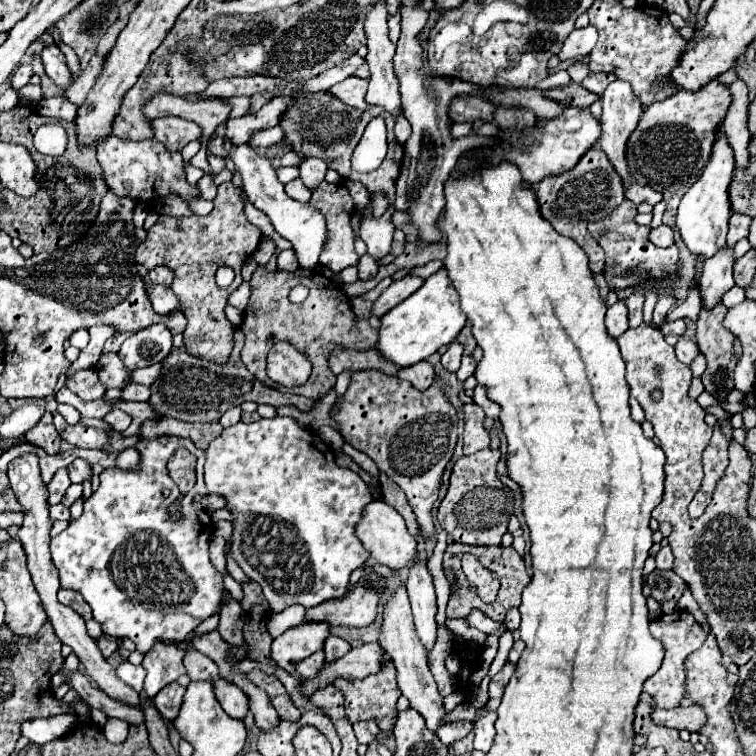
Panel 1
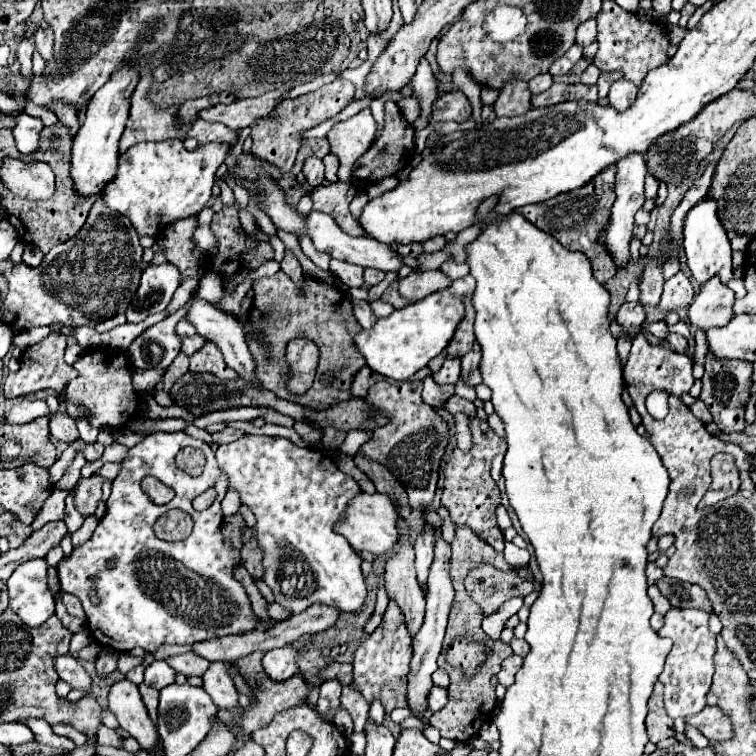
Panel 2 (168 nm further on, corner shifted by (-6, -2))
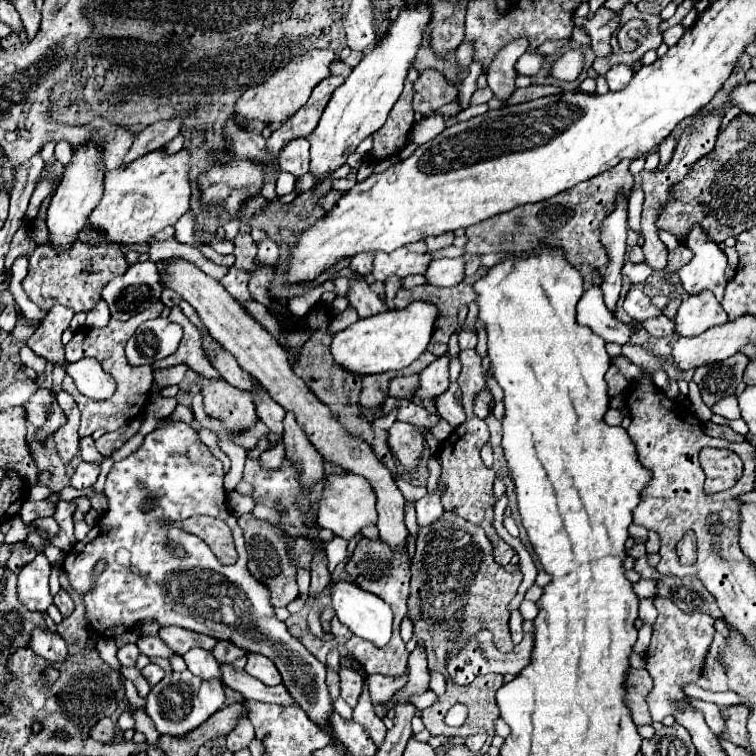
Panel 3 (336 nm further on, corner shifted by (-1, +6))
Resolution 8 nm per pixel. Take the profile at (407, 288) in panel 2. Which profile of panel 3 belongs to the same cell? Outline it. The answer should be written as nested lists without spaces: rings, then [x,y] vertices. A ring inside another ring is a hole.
[[[439,258],[427,268],[427,280],[433,286],[457,286],[465,278],[465,258]]]

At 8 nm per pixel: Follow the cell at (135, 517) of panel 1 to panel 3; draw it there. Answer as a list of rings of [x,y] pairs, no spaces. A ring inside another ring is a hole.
[[[167,422],[167,426],[165,428],[161,428],[161,430],[155,430],[155,432],[151,432],[151,434],[147,434],[147,438],[145,438],[145,442],[141,444],[141,448],[137,450],[137,452],[133,452],[129,458],[125,458],[125,460],[121,460],[121,462],[115,462],[113,464],[113,468],[111,468],[111,472],[107,474],[107,482],[105,482],[105,496],[109,498],[109,510],[105,512],[105,516],[97,522],[97,526],[89,532],[89,534],[97,534],[97,536],[87,536],[85,540],[81,540],[81,542],[77,542],[73,548],[71,548],[71,552],[67,554],[67,558],[65,558],[65,564],[63,564],[63,570],[65,570],[65,574],[67,574],[67,578],[69,578],[69,582],[71,582],[71,586],[83,596],[83,600],[85,600],[85,606],[87,606],[87,618],[89,618],[89,624],[91,624],[91,630],[95,632],[95,634],[99,634],[99,636],[103,636],[103,638],[111,638],[111,636],[117,636],[117,634],[123,634],[123,632],[127,632],[127,630],[131,630],[135,624],[139,624],[141,620],[145,620],[145,618],[155,618],[157,622],[159,622],[159,626],[181,626],[181,628],[187,628],[187,630],[193,630],[193,632],[201,632],[201,634],[207,634],[207,636],[213,636],[213,638],[217,638],[217,640],[229,640],[233,646],[237,646],[237,648],[241,648],[241,650],[245,650],[245,652],[249,652],[249,654],[263,654],[263,656],[267,656],[267,658],[271,658],[273,662],[275,662],[275,666],[277,666],[277,670],[279,670],[279,674],[281,674],[281,678],[283,678],[283,684],[285,684],[285,688],[287,688],[287,692],[291,694],[291,698],[295,700],[295,704],[311,718],[311,722],[315,722],[321,730],[325,730],[329,736],[331,736],[331,742],[335,742],[335,744],[339,744],[339,740],[335,738],[335,734],[333,734],[333,730],[331,730],[331,714],[333,714],[333,700],[331,700],[331,696],[329,696],[329,688],[327,688],[327,684],[325,684],[325,664],[321,664],[295,636],[291,636],[289,634],[289,630],[287,630],[287,626],[285,626],[285,622],[281,622],[281,620],[277,620],[277,616],[275,616],[275,608],[273,608],[273,604],[271,604],[271,592],[269,592],[269,588],[263,584],[263,582],[257,582],[257,578],[255,576],[251,576],[249,574],[249,570],[247,570],[247,550],[245,550],[245,538],[243,538],[243,530],[239,528],[239,524],[237,524],[237,518],[229,512],[229,508],[227,508],[227,504],[225,504],[225,498],[227,498],[227,492],[225,492],[225,488],[223,488],[223,464],[209,452],[209,448],[199,440],[199,436],[197,436],[197,432],[189,426],[189,424],[185,424],[185,422]],[[147,494],[155,494],[157,496],[157,508],[153,510],[153,512],[141,512],[139,510],[139,502],[143,500],[143,498],[147,498]],[[195,514],[205,514],[205,516],[213,516],[213,518],[221,518],[221,520],[225,520],[227,524],[229,524],[229,528],[233,530],[233,538],[235,538],[235,548],[237,548],[237,552],[239,552],[239,560],[233,564],[233,566],[223,566],[223,564],[219,564],[219,560],[215,558],[215,554],[209,550],[209,546],[203,542],[203,540],[199,540],[197,536],[193,536],[193,534],[187,534],[187,532],[183,532],[183,530],[177,530],[177,528],[173,528],[171,526],[171,522],[177,522],[177,520],[185,520],[185,518],[189,518],[189,516],[195,516]],[[165,540],[177,540],[185,550],[187,550],[187,558],[185,560],[175,560],[173,556],[171,556],[171,552],[165,548]],[[117,552],[127,552],[127,562],[123,564],[123,562],[119,562],[117,560]],[[99,560],[103,560],[105,562],[105,570],[99,574],[99,578],[97,580],[93,580],[93,568],[95,568],[95,564],[99,562]]]

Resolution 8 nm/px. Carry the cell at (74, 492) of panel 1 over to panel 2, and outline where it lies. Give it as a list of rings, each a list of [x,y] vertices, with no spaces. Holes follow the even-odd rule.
[[[70,494],[66,498],[66,516],[64,516],[64,522],[66,522],[70,532],[76,532],[82,526],[82,522],[84,522],[84,516],[74,506],[74,494]]]

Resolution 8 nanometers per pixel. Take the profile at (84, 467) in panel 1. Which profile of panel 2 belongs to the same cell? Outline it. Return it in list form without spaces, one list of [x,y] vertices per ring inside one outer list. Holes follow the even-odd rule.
[[[92,474],[88,478],[80,478],[74,488],[74,504],[82,516],[94,514],[98,500],[102,498],[102,476]]]

